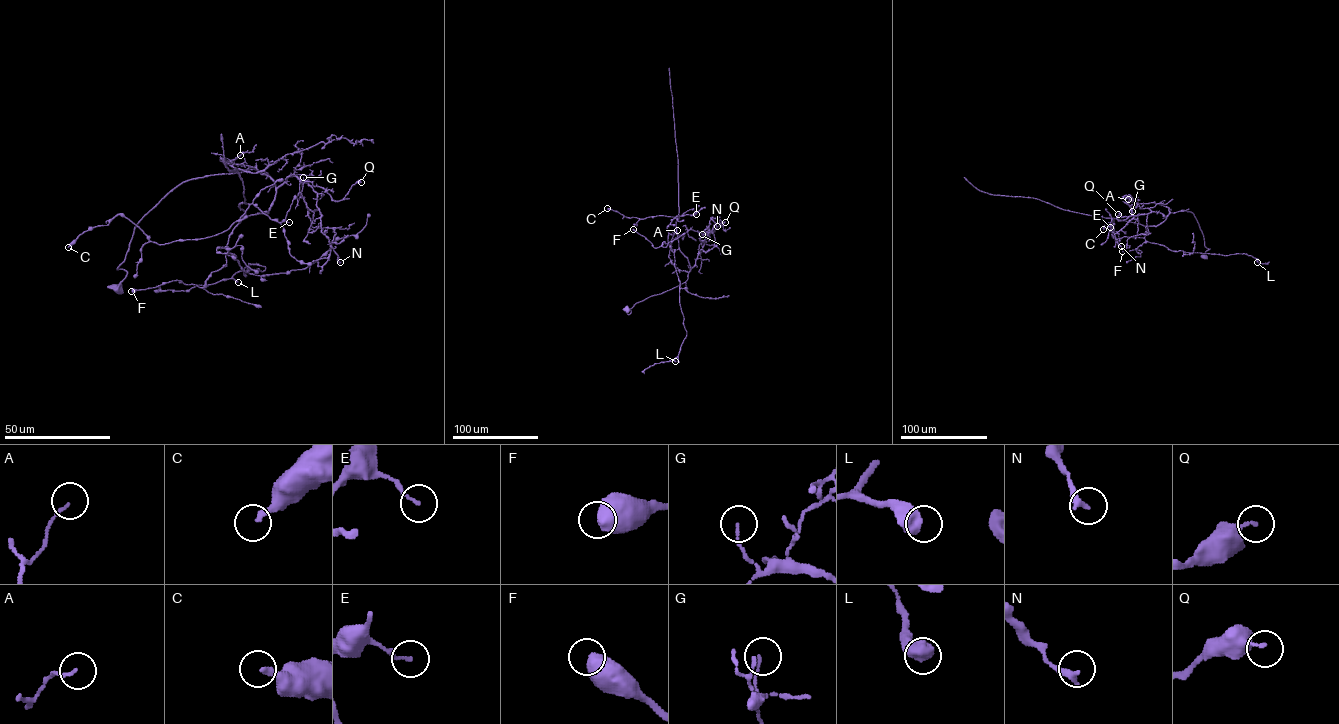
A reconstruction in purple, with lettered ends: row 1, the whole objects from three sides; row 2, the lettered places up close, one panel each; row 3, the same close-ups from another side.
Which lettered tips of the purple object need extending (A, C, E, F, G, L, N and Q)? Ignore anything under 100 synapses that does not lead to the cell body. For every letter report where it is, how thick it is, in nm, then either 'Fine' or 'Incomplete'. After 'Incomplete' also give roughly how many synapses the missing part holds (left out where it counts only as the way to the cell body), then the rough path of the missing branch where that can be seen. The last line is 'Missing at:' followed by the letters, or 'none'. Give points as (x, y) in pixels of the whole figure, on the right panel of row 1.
A: Place: (1128, 199). Thickness 90 nm. Fine
C: Place: (1103, 229). Thickness 240 nm. Fine
E: Place: (1110, 227). Thickness 120 nm. Fine
F: Place: (1122, 251). Thickness 650 nm. Fine
G: Place: (1132, 211). Thickness 100 nm. Fine
L: Place: (1257, 262). Thickness 650 nm. Fine
N: Place: (1121, 246). Thickness 300 nm. Fine
Q: Place: (1118, 214). Thickness 240 nm. Fine
Missing at: none

